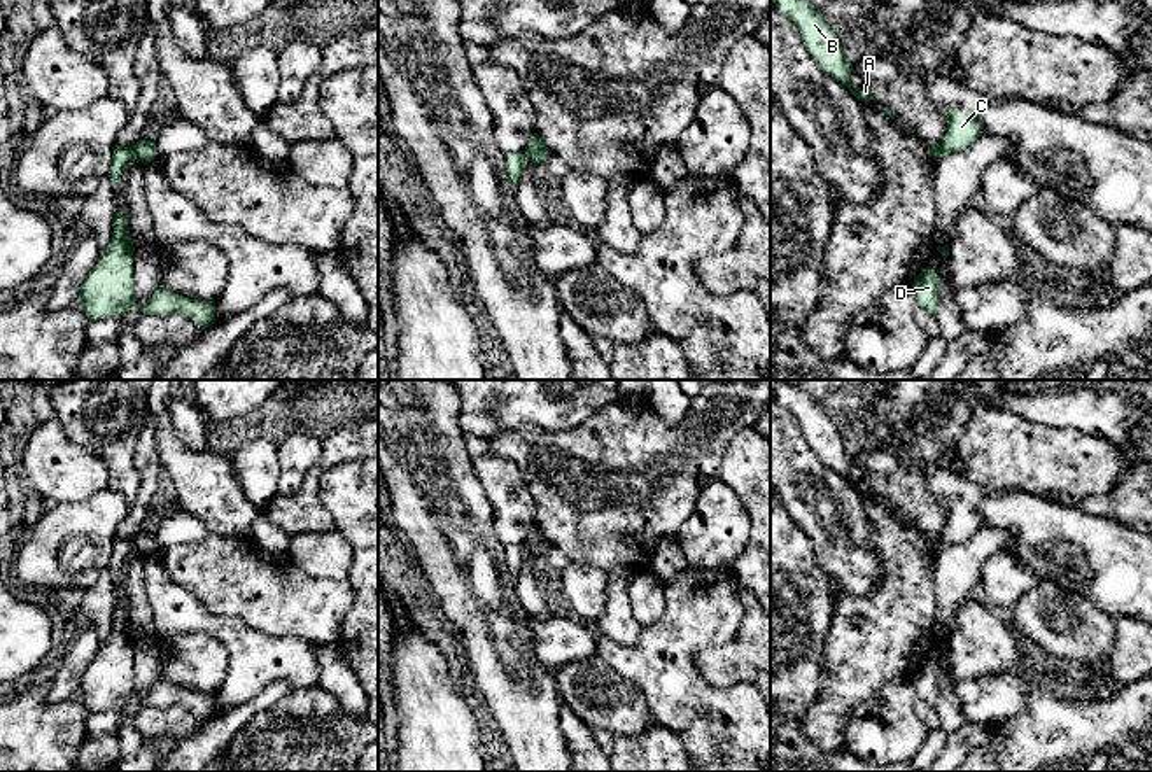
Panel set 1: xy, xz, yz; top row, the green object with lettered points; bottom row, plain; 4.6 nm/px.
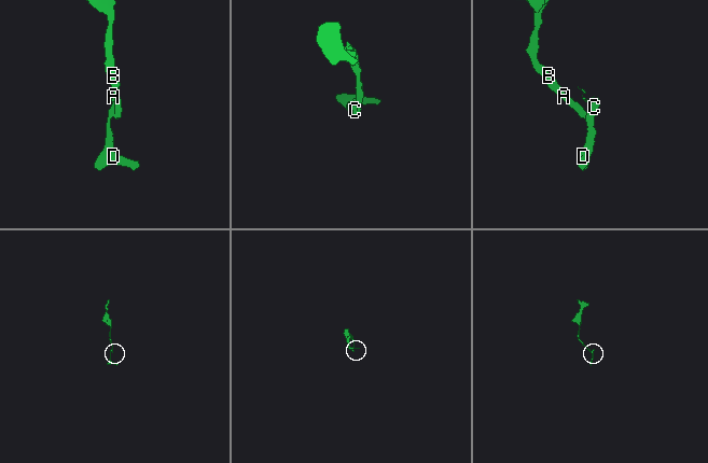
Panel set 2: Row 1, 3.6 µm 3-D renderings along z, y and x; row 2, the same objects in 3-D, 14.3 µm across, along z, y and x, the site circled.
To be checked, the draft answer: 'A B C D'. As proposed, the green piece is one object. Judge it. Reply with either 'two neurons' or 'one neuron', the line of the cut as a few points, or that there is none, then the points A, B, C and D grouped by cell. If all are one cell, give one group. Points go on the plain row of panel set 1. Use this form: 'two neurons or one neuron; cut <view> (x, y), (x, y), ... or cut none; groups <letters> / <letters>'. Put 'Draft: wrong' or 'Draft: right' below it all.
two neurons; cut xy (132, 540), (133, 548); groups A B / C D
Draft: wrong

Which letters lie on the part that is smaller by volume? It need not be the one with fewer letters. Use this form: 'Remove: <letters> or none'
Remove: C, D

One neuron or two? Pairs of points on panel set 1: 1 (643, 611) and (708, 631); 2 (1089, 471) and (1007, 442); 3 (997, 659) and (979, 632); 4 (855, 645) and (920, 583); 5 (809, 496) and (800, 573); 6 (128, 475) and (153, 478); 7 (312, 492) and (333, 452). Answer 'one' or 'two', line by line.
1: two
2: one
3: one
4: one
5: two
6: two
7: one

